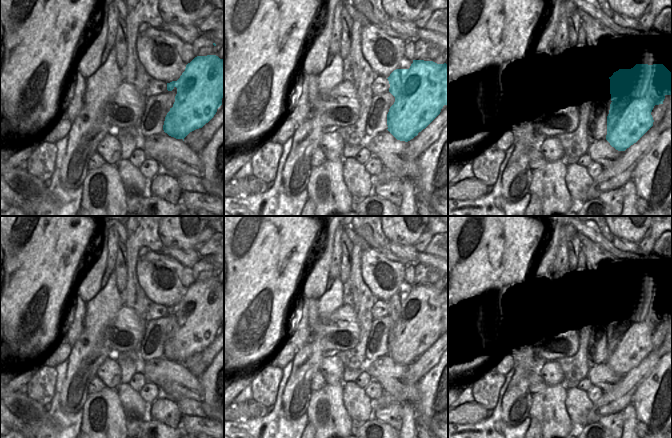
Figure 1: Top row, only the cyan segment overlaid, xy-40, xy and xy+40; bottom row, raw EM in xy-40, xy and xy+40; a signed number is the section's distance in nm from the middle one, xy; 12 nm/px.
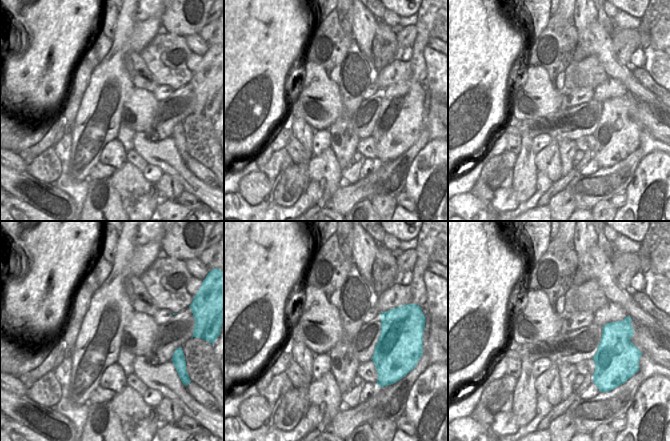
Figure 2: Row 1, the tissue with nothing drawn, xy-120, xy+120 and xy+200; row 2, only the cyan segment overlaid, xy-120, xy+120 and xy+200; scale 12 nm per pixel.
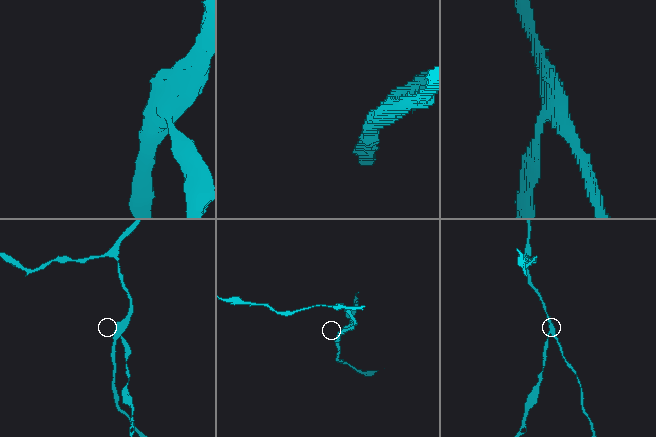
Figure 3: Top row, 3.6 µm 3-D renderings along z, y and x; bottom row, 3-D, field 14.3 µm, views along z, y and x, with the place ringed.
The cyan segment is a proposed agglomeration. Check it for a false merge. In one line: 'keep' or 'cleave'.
cleave

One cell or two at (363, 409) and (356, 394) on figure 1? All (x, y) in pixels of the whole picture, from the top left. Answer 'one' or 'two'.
one

